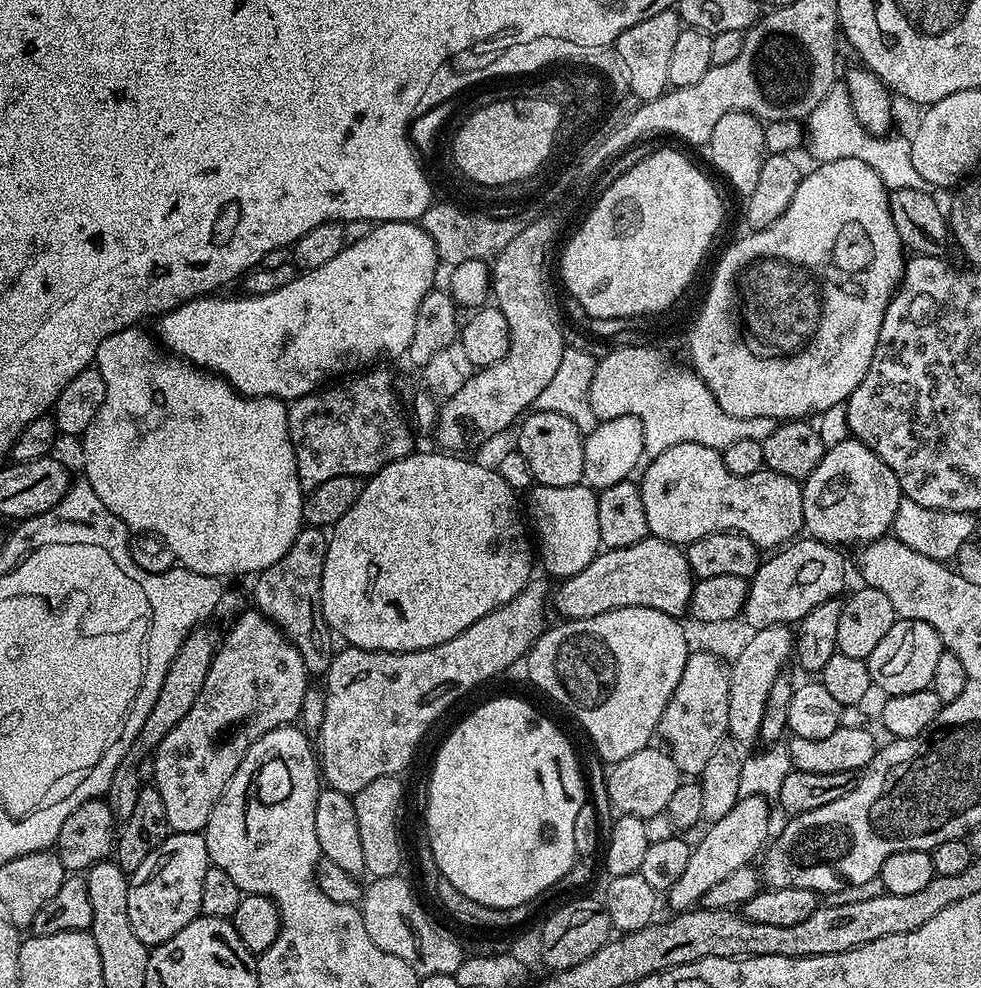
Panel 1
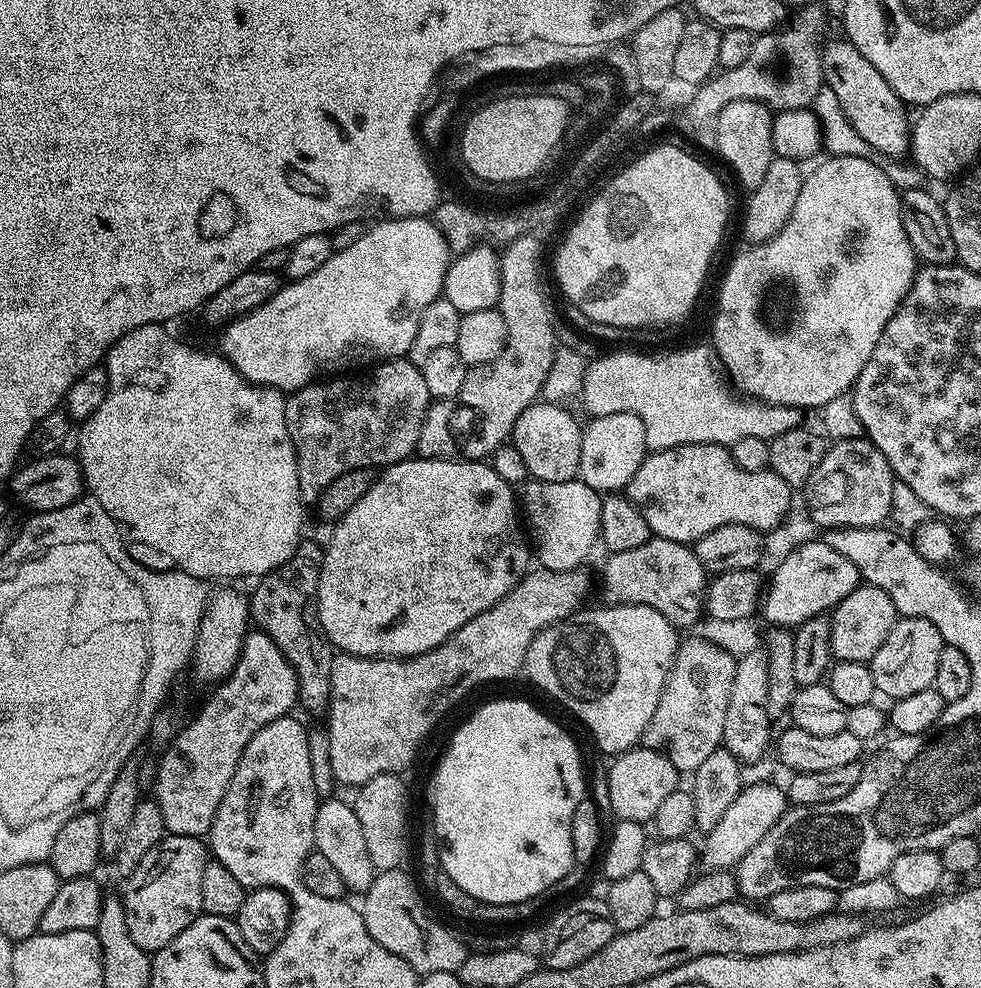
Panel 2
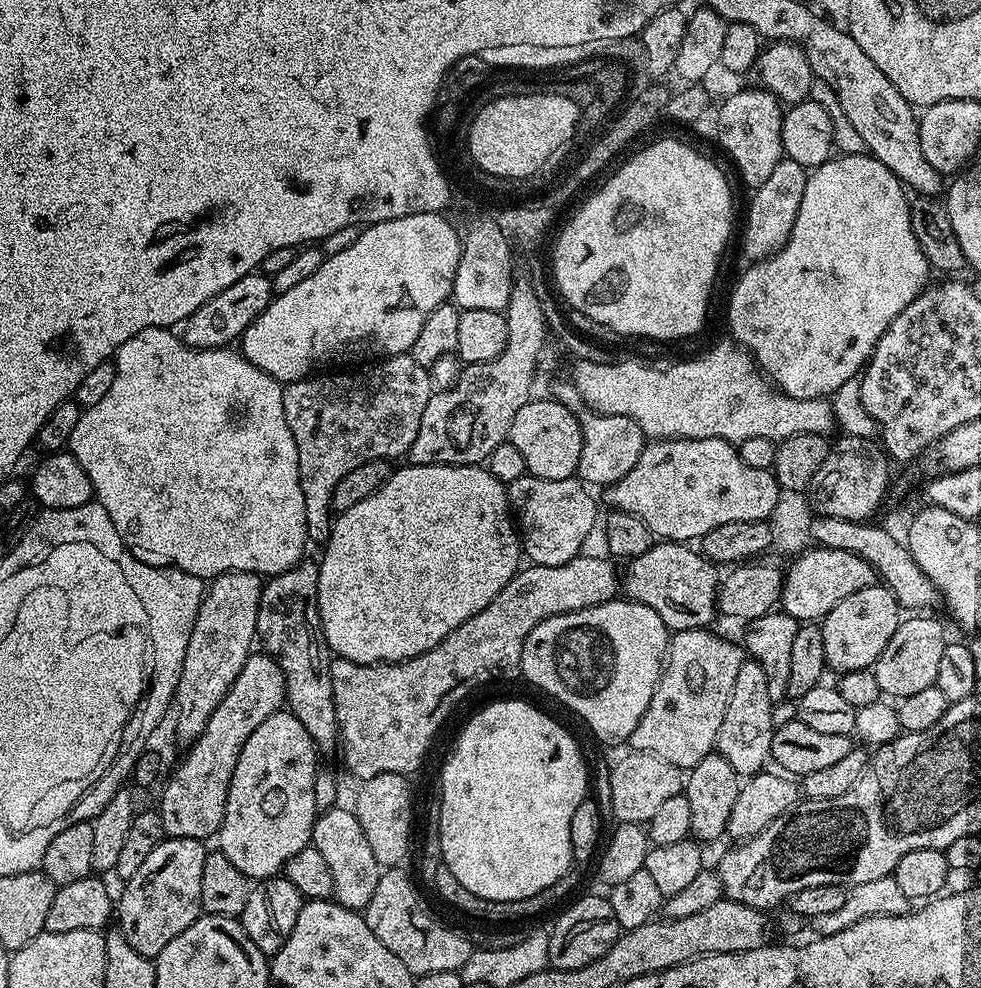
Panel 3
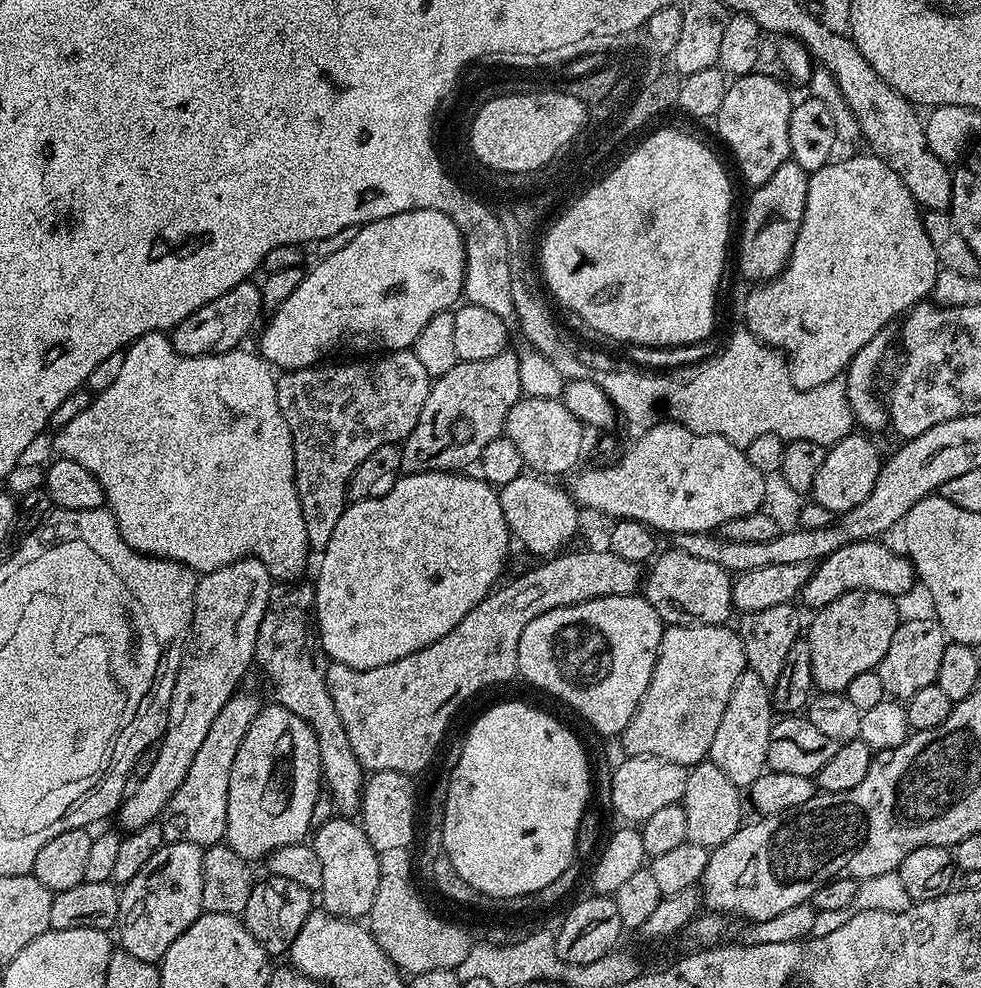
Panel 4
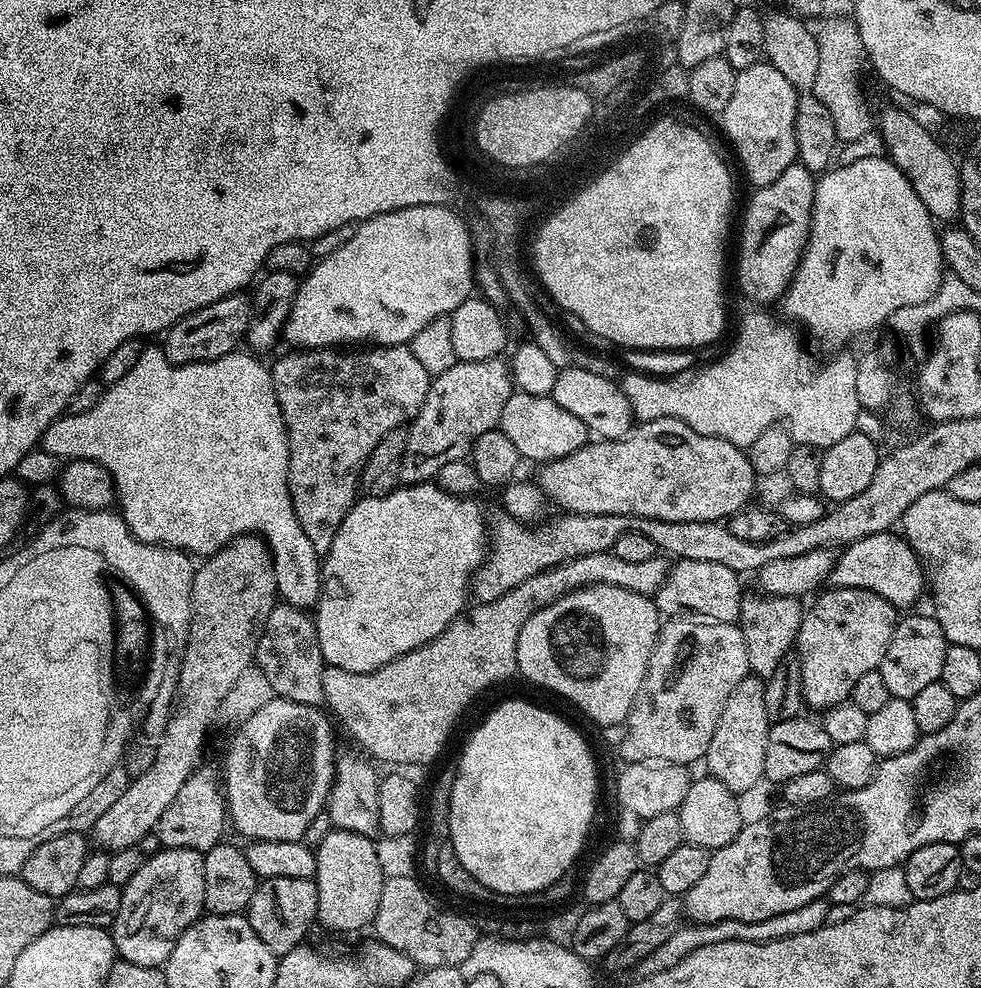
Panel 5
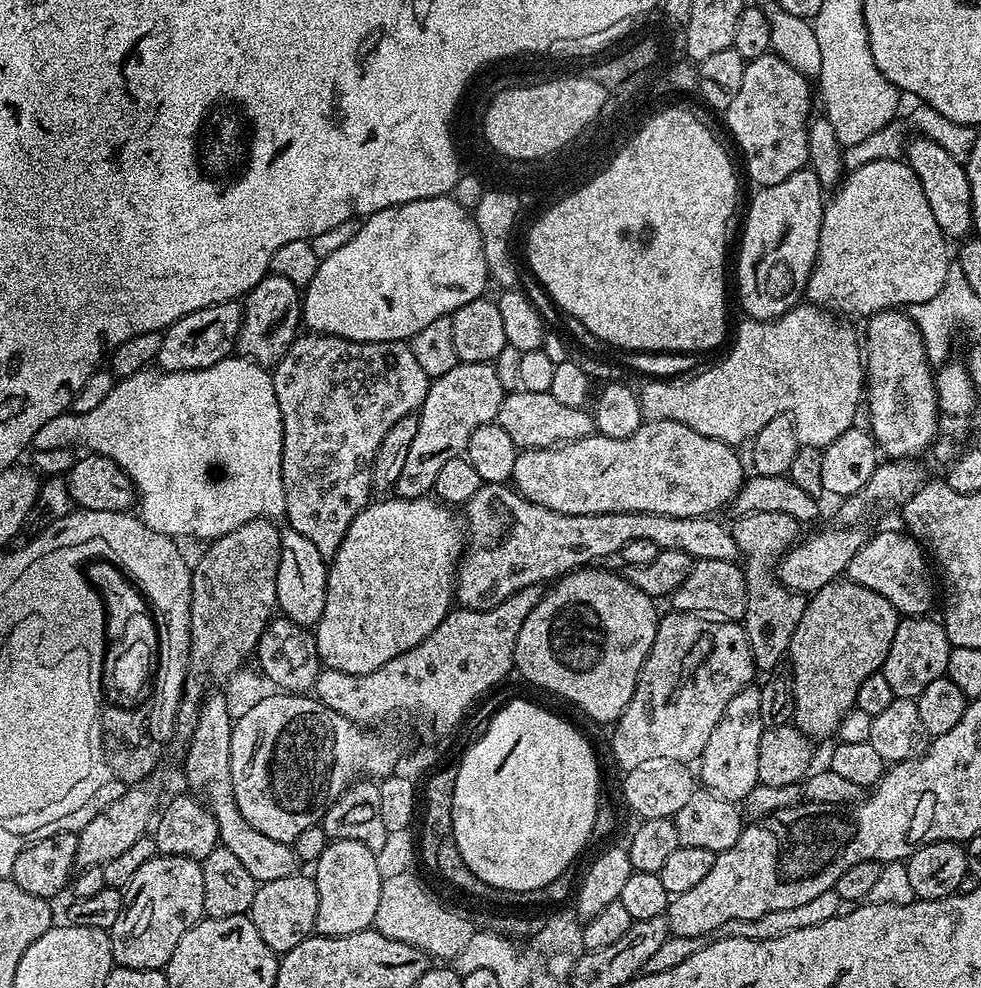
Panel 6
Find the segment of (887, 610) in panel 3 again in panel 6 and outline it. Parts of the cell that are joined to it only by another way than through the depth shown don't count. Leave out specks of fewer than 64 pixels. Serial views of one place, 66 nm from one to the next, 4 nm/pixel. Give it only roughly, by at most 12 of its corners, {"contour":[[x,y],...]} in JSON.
{"contour":[[841,578],[790,638],[794,723],[835,737],[901,617]]}

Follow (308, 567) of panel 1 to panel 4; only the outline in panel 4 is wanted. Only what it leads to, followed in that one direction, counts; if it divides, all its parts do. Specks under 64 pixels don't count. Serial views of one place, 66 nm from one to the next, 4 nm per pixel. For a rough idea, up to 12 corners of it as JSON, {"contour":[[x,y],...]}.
{"contour":[[311,583],[273,587],[255,663],[318,738],[341,817],[366,770],[326,686]]}

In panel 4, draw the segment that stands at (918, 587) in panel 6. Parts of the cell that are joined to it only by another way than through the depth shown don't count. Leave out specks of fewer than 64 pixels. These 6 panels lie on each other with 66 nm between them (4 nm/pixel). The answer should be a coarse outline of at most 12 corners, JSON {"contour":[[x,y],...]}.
{"contour":[[860,540],[813,567],[802,600],[819,610],[850,590],[901,598],[907,555]]}

